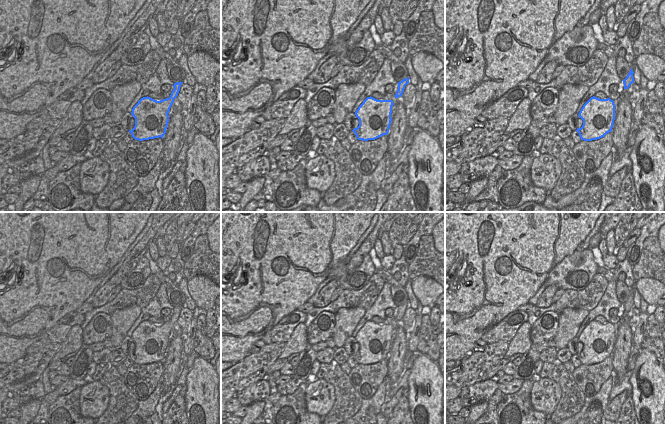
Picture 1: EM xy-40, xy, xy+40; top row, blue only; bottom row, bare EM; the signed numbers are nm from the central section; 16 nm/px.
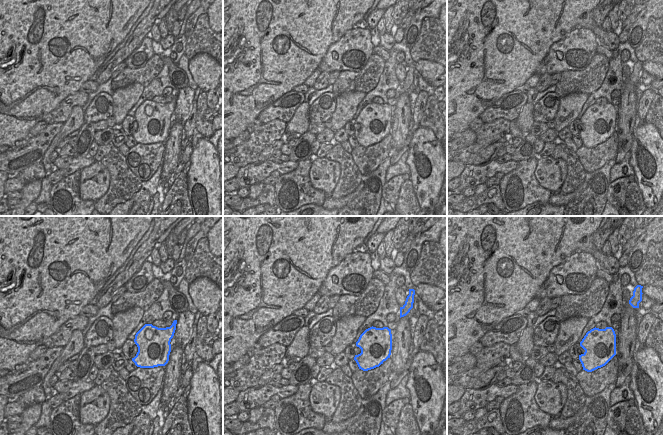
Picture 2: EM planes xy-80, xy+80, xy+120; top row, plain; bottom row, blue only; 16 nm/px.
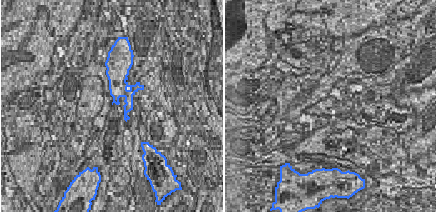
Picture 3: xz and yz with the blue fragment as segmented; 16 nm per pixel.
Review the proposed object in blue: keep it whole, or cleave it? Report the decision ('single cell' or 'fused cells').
single cell

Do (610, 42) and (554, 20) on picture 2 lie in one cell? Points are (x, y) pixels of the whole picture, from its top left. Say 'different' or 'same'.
different

